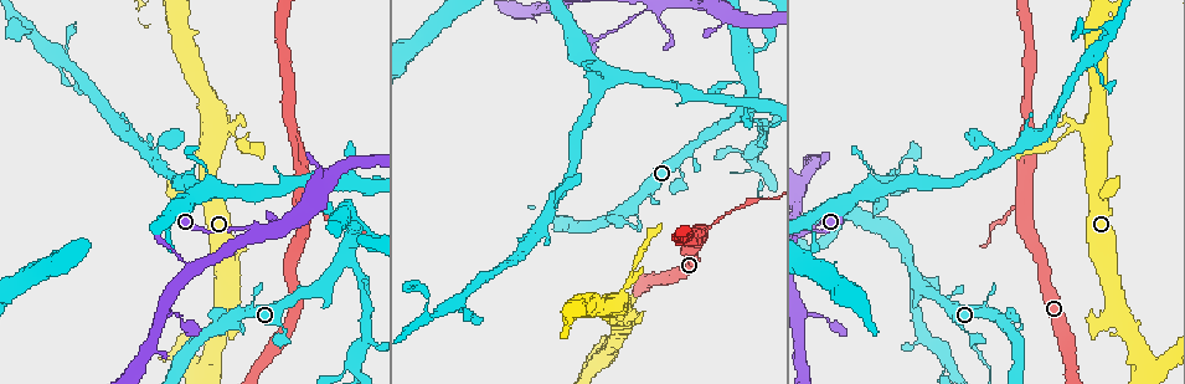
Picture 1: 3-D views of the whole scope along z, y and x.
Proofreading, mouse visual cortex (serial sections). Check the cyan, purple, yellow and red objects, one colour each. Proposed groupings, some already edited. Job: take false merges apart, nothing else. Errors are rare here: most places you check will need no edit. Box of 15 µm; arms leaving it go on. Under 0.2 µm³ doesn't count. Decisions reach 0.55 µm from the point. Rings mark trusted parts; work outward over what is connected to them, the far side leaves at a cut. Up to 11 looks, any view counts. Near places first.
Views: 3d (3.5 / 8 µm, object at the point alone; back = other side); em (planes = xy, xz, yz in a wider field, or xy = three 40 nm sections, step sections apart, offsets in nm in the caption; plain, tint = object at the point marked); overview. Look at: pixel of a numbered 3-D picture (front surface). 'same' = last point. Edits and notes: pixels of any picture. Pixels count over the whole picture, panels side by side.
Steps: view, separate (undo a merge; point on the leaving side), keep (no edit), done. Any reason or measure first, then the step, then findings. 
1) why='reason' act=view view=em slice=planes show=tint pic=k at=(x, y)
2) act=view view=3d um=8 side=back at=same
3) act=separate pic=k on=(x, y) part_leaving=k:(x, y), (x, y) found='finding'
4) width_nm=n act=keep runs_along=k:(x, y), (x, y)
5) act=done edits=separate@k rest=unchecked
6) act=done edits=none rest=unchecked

why='three arms meet' act=view view=3d um=3.5 pic=1 at=(645, 10)

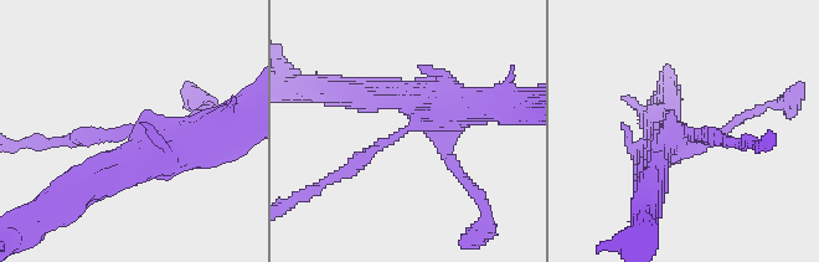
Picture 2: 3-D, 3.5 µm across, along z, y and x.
act=view view=em slice=xy step=3 show=plain pic=2 at=(398, 136)

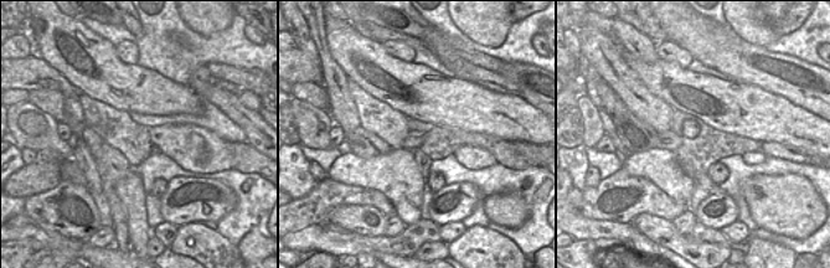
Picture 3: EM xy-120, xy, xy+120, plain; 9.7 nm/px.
why='with the object marked' act=view view=em slice=xy step=3 show=tint at=same

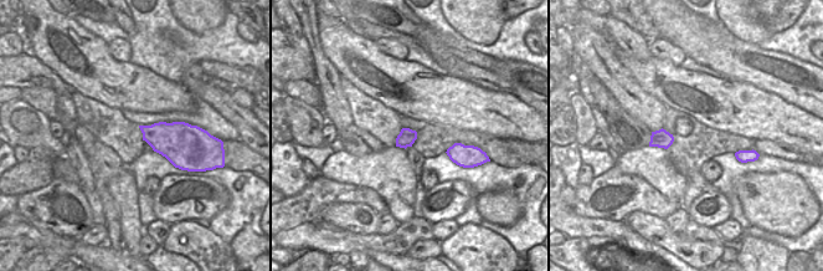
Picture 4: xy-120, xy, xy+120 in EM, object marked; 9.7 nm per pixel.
width_nm=170 act=keep runs_along=2:(326, 181), (426, 111), (468, 108) found='all the same cell'

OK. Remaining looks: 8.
why='sudden change in width' act=view view=3d um=8 pic=1 at=(1019, 203)

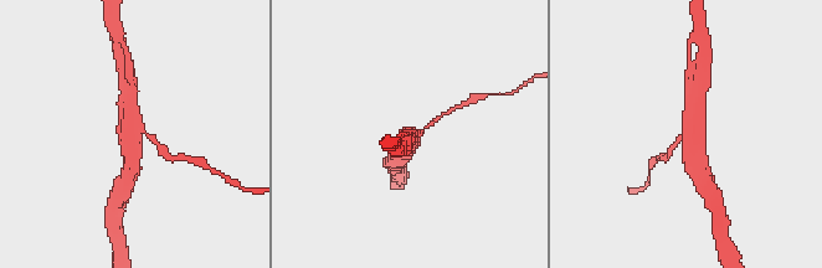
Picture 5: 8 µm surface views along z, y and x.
why='zoom in' act=view view=3d um=3.5 pic=5 at=(420, 135)

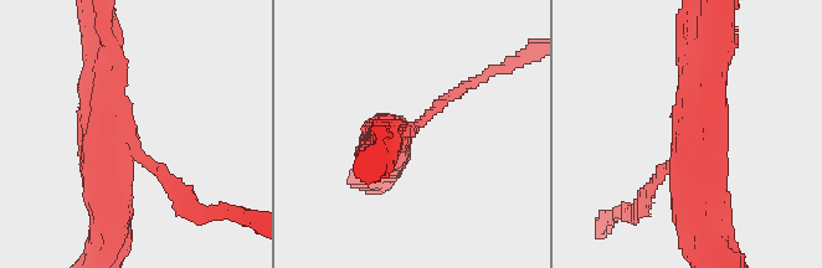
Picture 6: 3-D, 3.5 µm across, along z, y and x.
arms=3 arm_widths_nm=150,400,500 why='shape alone is not enough' act=view view=em slice=xy step=3 show=tint pic=6 at=(689, 153)

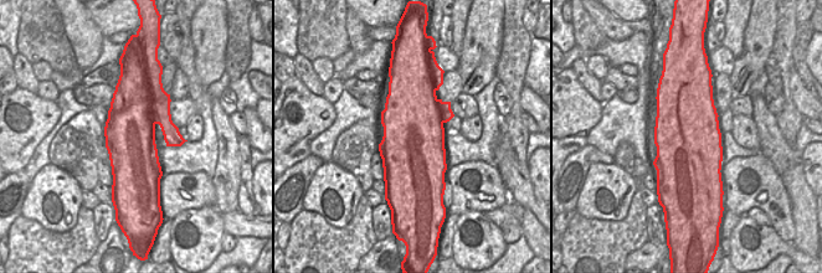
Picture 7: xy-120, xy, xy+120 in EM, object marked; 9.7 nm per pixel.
act=keep runs_along=6:(108, 236), (101, 67) found='continuous, no second cell'

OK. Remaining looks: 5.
why='thick turns thin' act=view view=3d um=3.5 side=back pic=1 at=(235, 133)

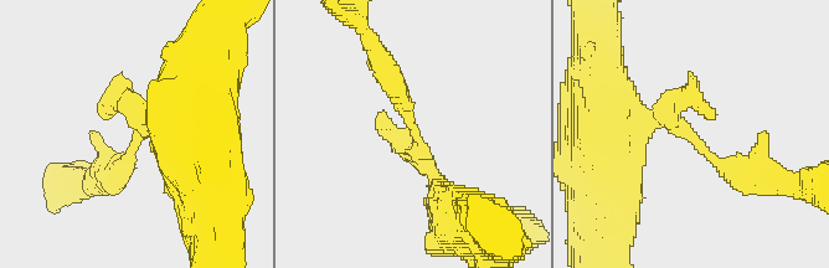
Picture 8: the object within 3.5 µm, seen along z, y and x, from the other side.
why='shape alone is not enough' act=view view=em slice=planes show=tint pic=8 at=(695, 140)

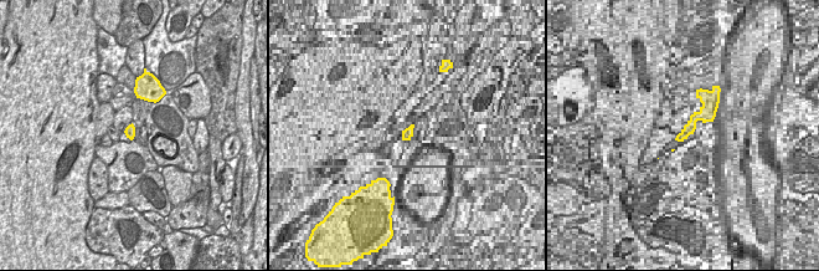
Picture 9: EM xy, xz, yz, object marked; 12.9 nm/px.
width_nm=130 act=keep runs_along=8:(632, 119), (669, 119), (755, 180) found='one cell here'

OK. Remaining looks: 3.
why='sudden change in width' act=view view=3d um=3.5 pic=1 at=(205, 367)

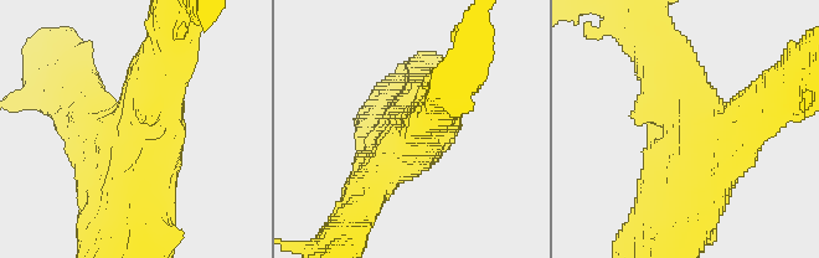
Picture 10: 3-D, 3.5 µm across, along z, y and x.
act=keep runs_along=10:(446, 103), (420, 138), (362, 195) found='one cell here'

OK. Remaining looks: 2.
act=done edits=none rest=unchecked

